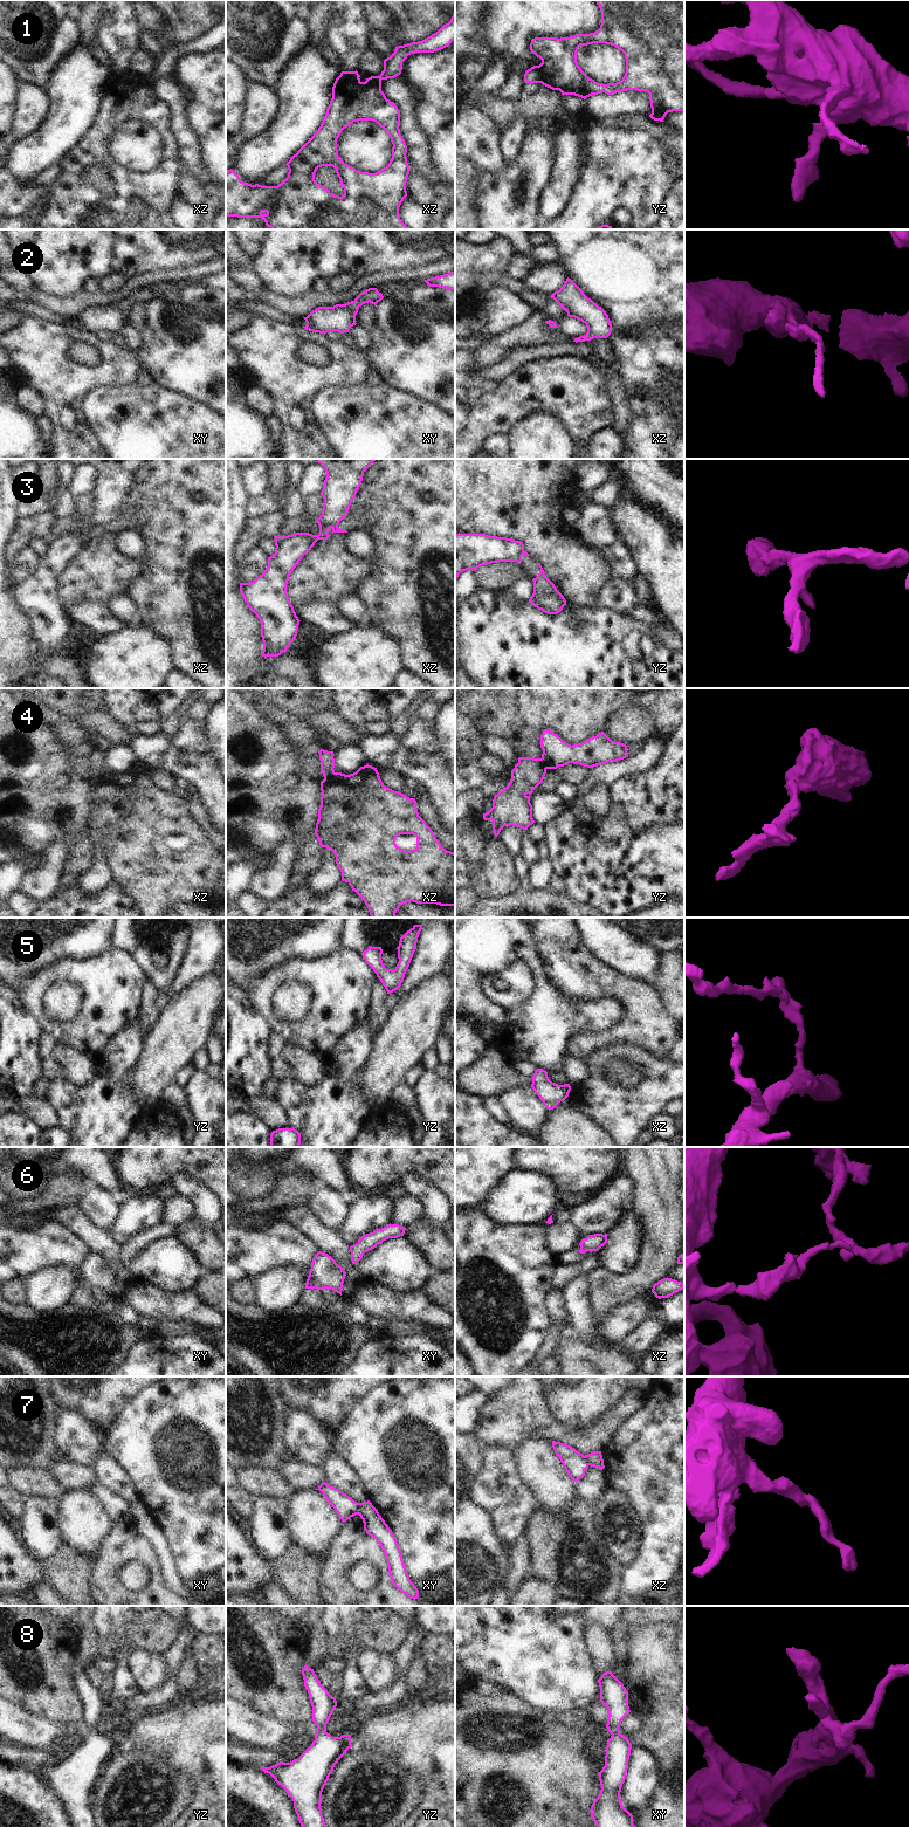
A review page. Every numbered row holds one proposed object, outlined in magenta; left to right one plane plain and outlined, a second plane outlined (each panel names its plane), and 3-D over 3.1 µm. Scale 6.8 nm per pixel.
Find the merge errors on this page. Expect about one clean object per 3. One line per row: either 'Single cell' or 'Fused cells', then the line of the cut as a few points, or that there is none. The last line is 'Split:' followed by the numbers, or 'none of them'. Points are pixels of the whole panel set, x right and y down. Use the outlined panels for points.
1: Fused cells. Split along yz (531, 67), (541, 73), (541, 82)
2: Single cell. No split
3: Fused cells. Split along xz (329, 527), (324, 527), (319, 531)
4: Fused cells. Split along xz (334, 771), (323, 781)
5: Single cell. No split
6: Single cell. No split
7: Fused cells. Split along xy (356, 1503), (358, 1513)
8: Single cell. No split
Split: 1, 3, 4, 7

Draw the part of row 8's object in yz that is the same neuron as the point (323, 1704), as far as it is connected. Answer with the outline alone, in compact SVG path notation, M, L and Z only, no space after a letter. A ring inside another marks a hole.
M305 1664L302 1675L317 1726L315 1740L299 1758L261 1770L287 1791L302 1827L326 1827L321 1808L322 1792L335 1765L352 1747L351 1735L332 1737L326 1732L337 1701L321 1684L314 1669Z

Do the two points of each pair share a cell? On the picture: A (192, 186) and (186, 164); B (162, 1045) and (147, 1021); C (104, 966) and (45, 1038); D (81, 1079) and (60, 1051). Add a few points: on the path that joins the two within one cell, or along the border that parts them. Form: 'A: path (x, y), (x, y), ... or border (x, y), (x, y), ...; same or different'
A: border (180, 170), (192, 176), (204, 189); different
B: border (162, 1008), (160, 1016), (145, 1037); different
C: border (43, 1031), (59, 1043); different
D: path (81, 1072), (67, 1058); same

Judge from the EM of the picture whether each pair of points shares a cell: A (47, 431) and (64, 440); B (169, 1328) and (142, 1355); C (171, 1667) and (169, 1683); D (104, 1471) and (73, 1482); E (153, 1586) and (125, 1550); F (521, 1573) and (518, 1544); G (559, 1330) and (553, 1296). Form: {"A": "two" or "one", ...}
{"A": "two", "B": "two", "C": "one", "D": "two", "E": "one", "F": "one", "G": "two"}

